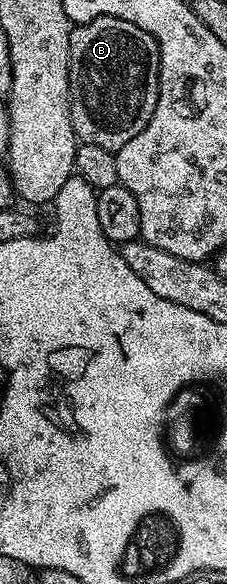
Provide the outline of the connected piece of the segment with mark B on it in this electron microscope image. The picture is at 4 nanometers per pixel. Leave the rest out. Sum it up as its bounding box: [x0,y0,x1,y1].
[70,17,158,151]

